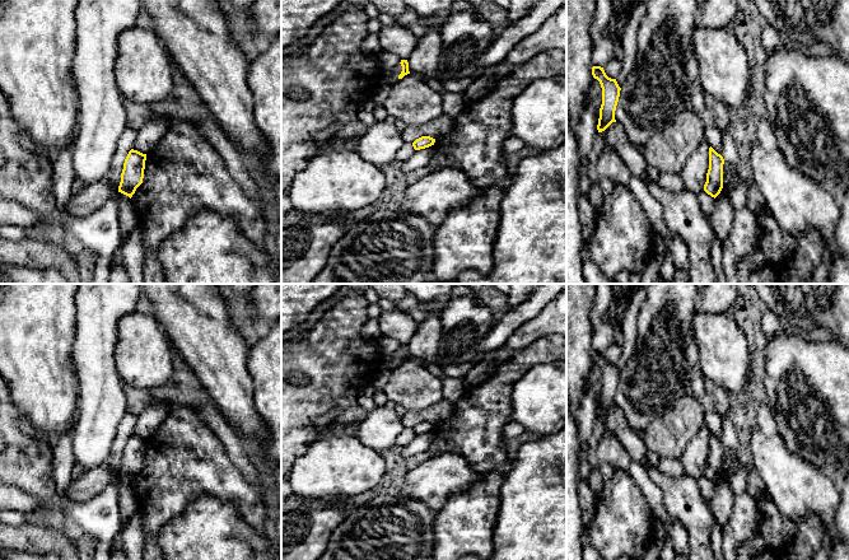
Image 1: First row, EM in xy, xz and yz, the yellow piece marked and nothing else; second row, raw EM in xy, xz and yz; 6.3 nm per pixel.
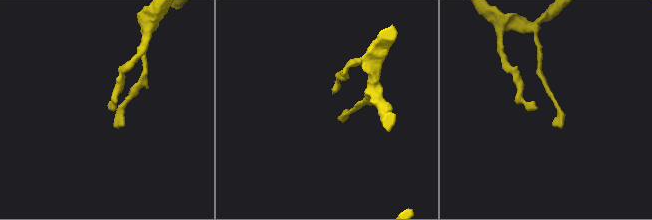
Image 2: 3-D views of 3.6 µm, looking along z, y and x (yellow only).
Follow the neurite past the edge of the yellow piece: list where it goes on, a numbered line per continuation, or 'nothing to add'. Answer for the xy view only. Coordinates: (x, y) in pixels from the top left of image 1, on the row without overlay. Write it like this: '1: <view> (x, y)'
nothing to add

